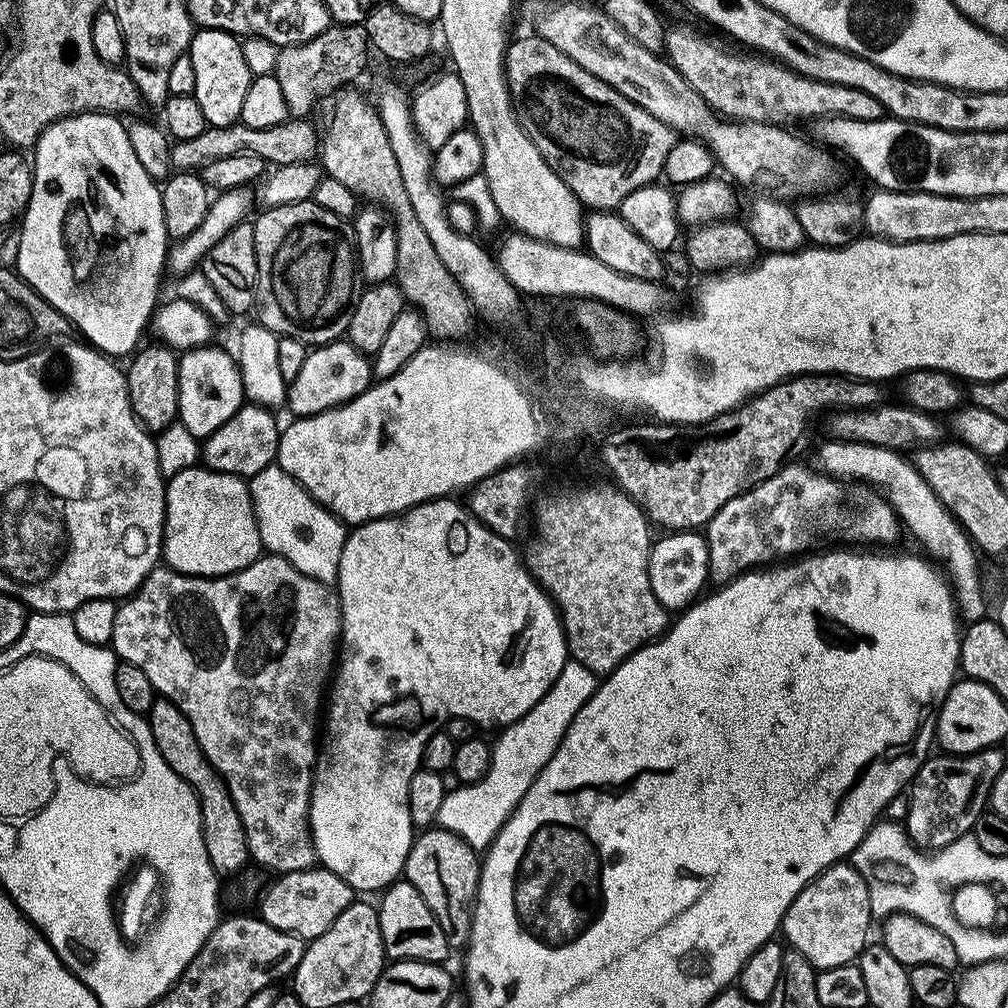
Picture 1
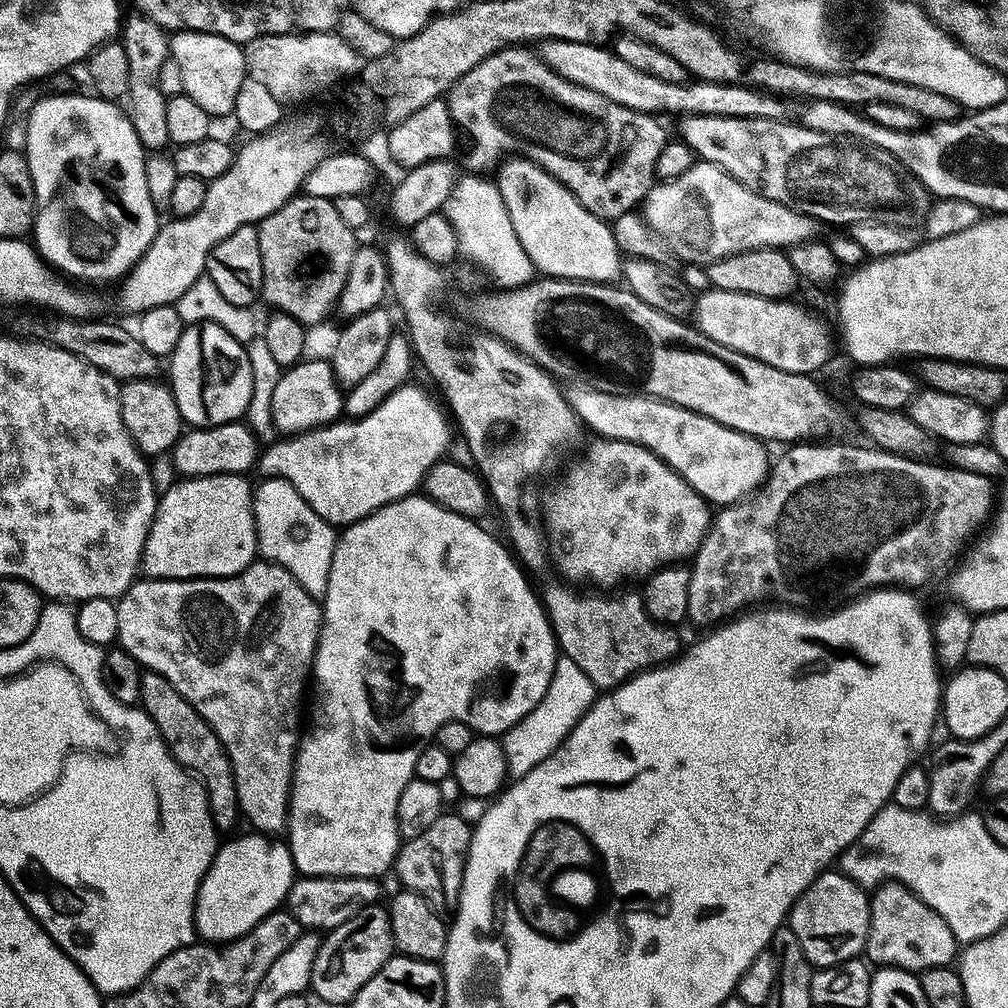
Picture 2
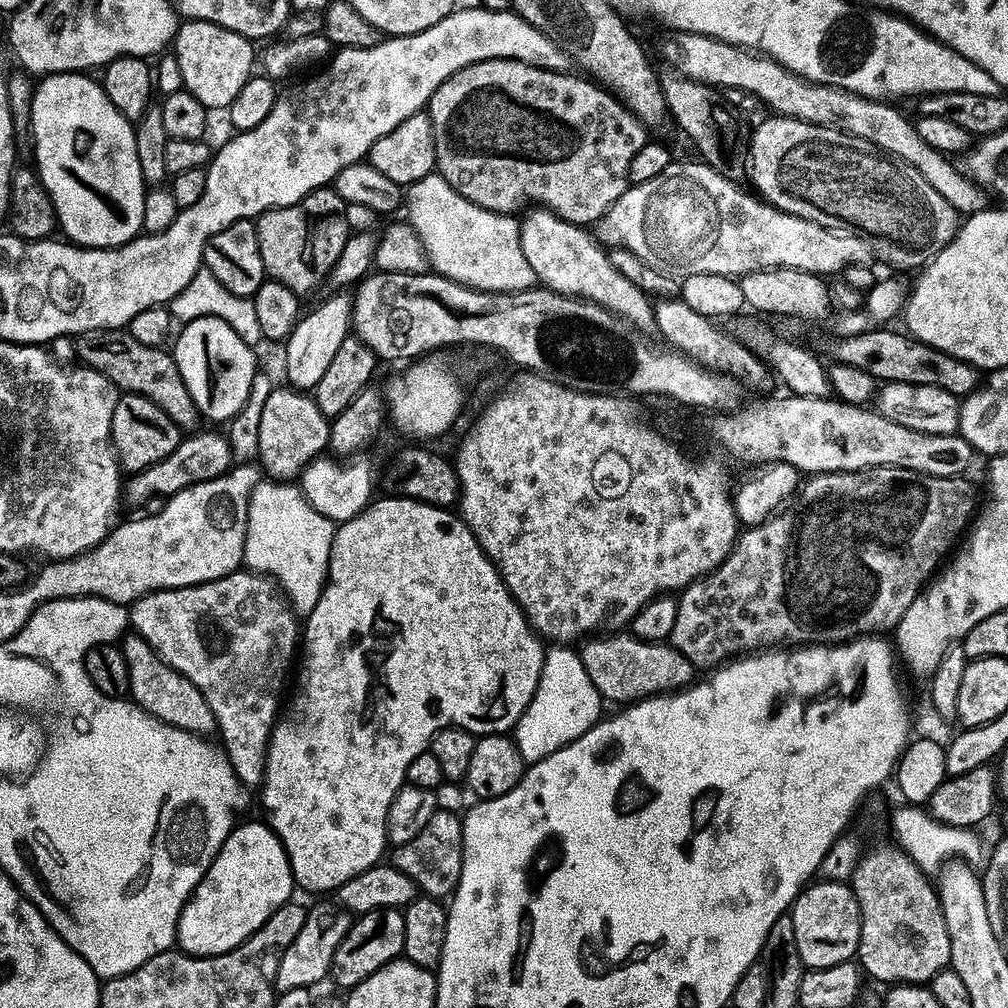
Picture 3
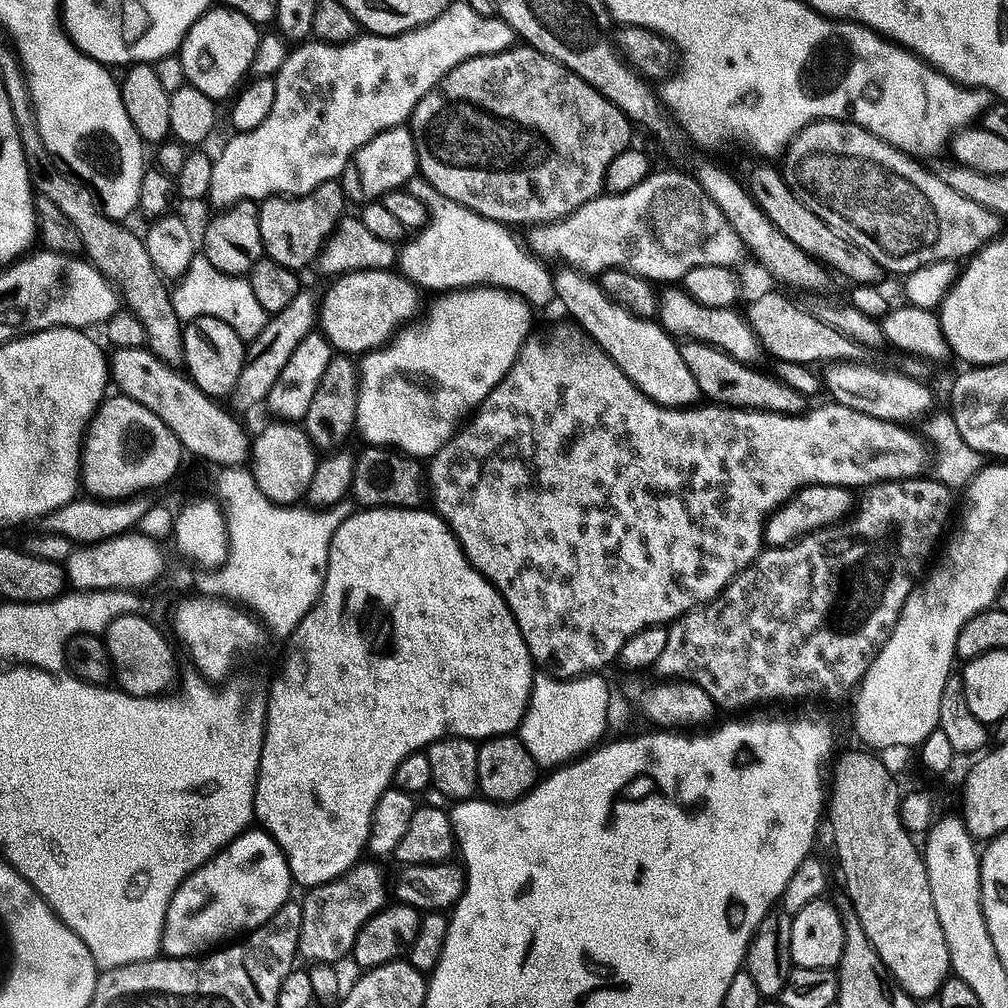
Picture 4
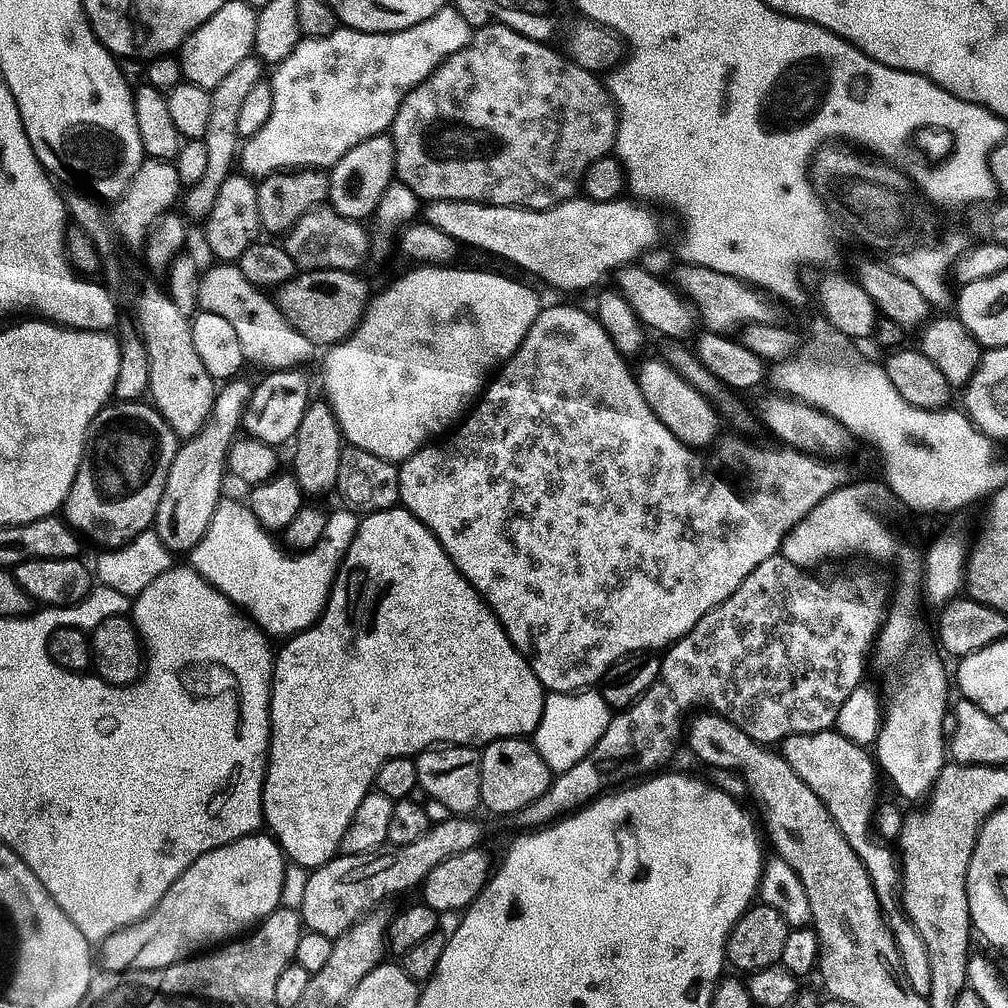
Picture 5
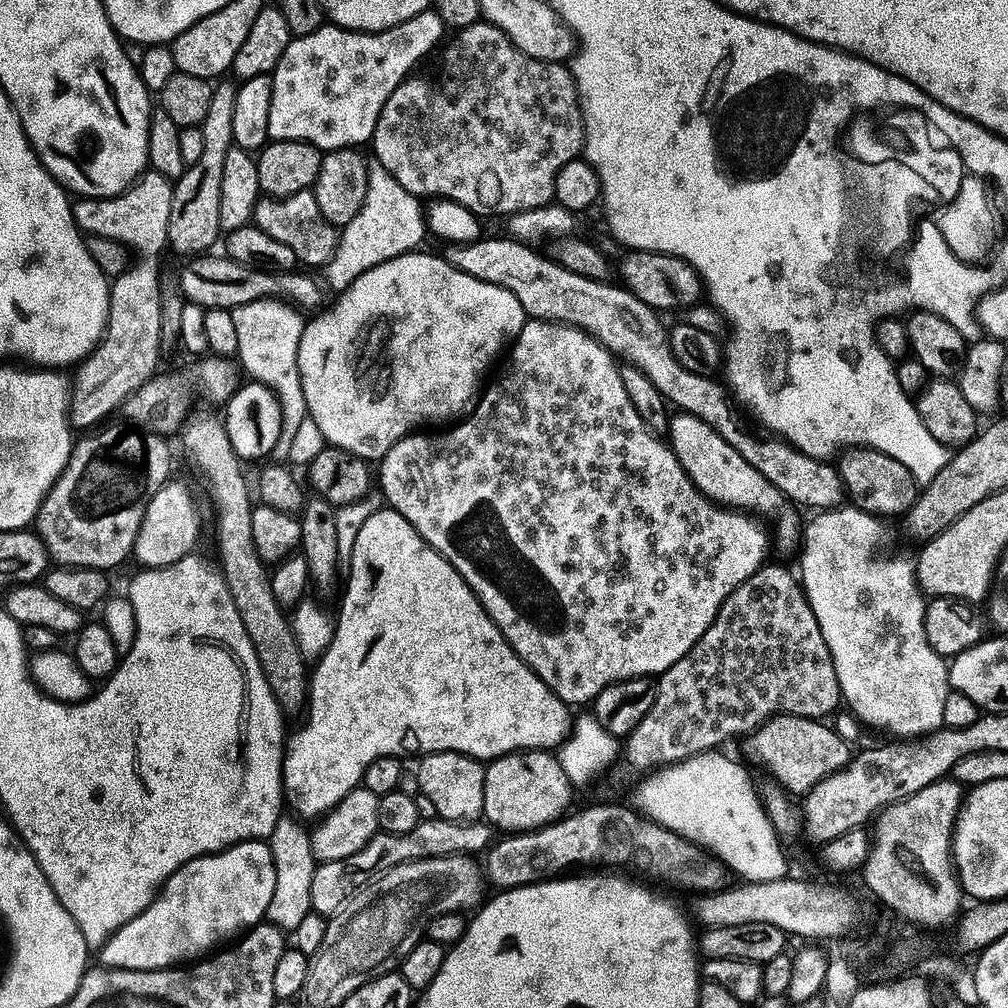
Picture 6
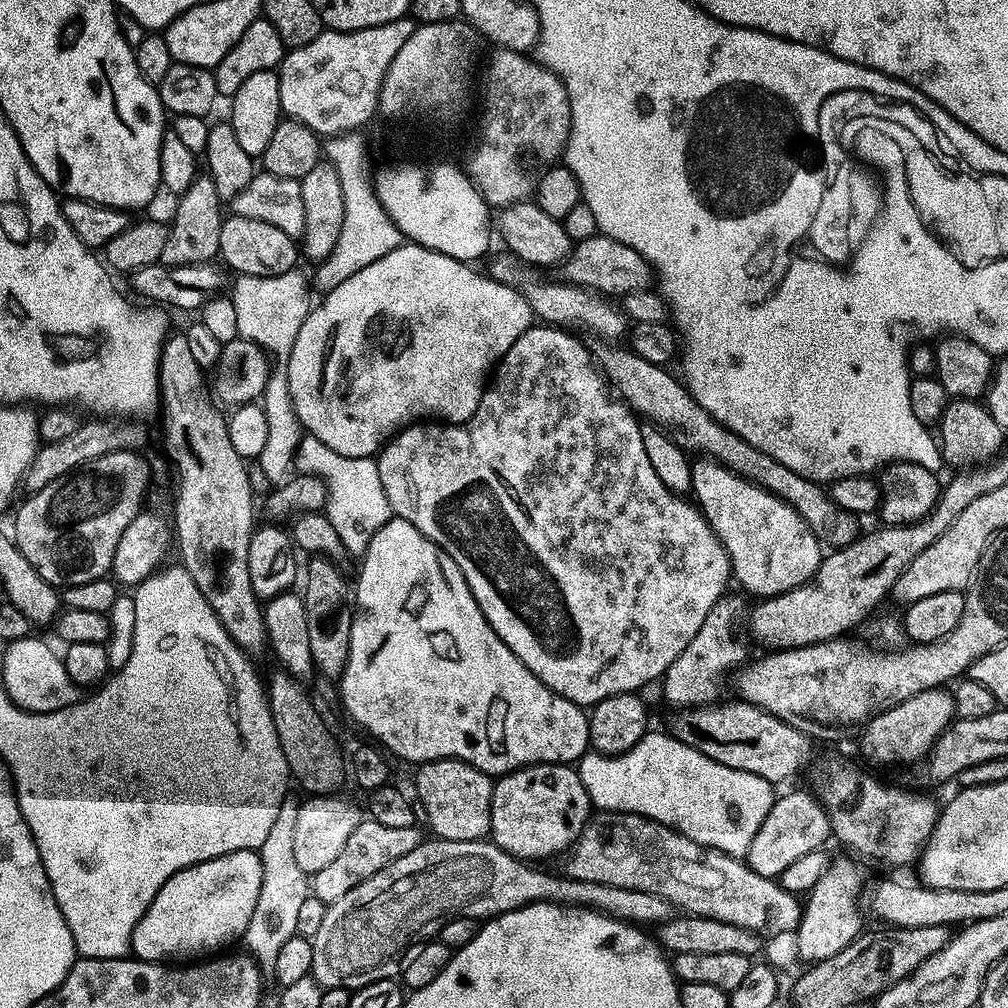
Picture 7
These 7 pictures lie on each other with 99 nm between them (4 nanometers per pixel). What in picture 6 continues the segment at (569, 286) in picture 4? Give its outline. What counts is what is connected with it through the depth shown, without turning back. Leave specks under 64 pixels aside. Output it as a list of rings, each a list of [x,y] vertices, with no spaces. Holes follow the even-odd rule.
[[[680,412],[673,418],[668,432],[672,435],[671,450],[678,462],[682,462],[682,470],[686,470],[698,490],[709,496],[715,504],[733,510],[761,512],[756,513],[761,517],[778,511],[786,504],[786,497],[766,478],[762,478],[762,474],[758,474],[758,470],[754,470],[754,466],[750,466],[750,462],[746,462],[746,458],[742,458],[742,454],[738,454],[738,450],[734,450],[734,446],[730,446],[722,434],[718,434],[718,430],[702,422],[702,418],[694,418],[689,412]]]

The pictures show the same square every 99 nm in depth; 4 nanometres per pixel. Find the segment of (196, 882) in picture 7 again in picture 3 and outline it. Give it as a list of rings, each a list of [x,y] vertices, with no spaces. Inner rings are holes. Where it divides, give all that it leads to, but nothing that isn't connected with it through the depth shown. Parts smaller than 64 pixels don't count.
[[[241,823],[230,834],[230,838],[216,855],[215,862],[208,867],[208,873],[189,898],[188,905],[180,915],[180,925],[176,931],[179,951],[189,956],[221,956],[233,952],[240,944],[245,944],[282,905],[293,899],[292,891],[298,885],[288,861],[288,851],[276,837],[267,823]]]

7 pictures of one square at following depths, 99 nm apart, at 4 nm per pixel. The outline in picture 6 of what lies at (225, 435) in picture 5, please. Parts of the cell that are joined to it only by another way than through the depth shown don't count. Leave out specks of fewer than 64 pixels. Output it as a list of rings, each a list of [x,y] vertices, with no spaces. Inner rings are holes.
[[[178,480],[169,481],[164,488],[154,496],[153,502],[146,510],[143,518],[142,530],[136,539],[135,550],[133,552],[146,570],[161,570],[178,563],[184,557],[191,555],[200,538],[200,518],[194,502],[194,498],[189,488],[178,483]]]

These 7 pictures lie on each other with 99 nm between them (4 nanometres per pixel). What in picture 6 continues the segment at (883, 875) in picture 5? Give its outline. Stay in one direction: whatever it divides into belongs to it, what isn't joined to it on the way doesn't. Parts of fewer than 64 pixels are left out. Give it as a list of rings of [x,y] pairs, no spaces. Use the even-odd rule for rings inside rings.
[[[781,714],[767,720],[757,732],[743,741],[744,752],[757,760],[771,779],[789,794],[807,794],[824,779],[842,771],[854,757],[849,741],[836,733],[835,727],[818,720],[807,720],[801,716]]]

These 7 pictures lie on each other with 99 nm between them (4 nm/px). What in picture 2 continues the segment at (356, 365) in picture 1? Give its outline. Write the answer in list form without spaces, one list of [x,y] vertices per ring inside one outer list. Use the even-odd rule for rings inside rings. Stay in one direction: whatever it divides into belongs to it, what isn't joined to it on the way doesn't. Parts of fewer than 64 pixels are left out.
[[[305,359],[295,368],[287,369],[275,387],[273,424],[277,433],[284,438],[295,438],[315,428],[327,428],[337,423],[345,415],[345,397],[333,365],[327,359]]]

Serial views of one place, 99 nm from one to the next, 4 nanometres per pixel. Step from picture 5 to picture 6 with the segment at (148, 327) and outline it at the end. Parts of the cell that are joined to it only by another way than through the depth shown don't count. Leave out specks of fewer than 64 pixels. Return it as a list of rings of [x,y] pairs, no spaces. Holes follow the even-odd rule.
[[[193,411],[189,415],[182,431],[184,448],[196,459],[197,464],[208,472],[208,484],[212,487],[216,512],[220,515],[220,558],[224,562],[222,575],[246,631],[250,634],[254,650],[258,652],[262,670],[265,671],[281,708],[288,712],[296,712],[299,708],[301,711],[308,698],[310,668],[300,652],[296,635],[292,633],[289,617],[275,597],[269,569],[254,546],[252,492],[248,489],[248,480],[244,477],[243,470],[240,469],[243,468],[242,462],[236,457],[234,446],[230,446],[221,413],[216,412]]]

